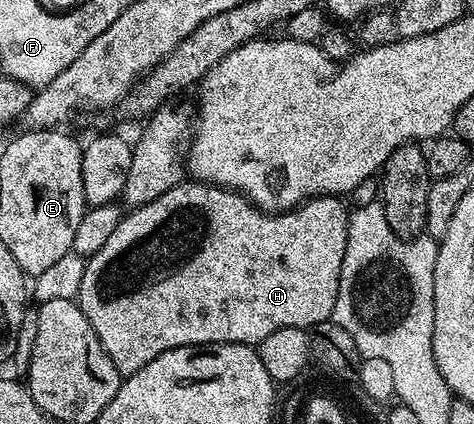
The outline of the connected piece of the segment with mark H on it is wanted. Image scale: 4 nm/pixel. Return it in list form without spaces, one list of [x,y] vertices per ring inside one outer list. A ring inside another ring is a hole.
[[[183,179],[176,187],[172,187],[168,191],[164,191],[164,195],[160,195],[156,199],[152,199],[150,203],[144,203],[138,209],[130,209],[123,216],[122,222],[116,227],[116,231],[112,231],[114,237],[166,237],[166,241],[146,241],[146,245],[142,245],[142,249],[158,249],[158,253],[186,253],[186,245],[190,245],[190,253],[194,253],[194,261],[186,261],[186,269],[182,269],[182,273],[174,273],[174,277],[170,277],[170,281],[162,281],[162,285],[150,285],[150,289],[142,289],[142,293],[134,293],[134,297],[122,297],[122,257],[91,257],[86,261],[86,270],[83,279],[80,282],[80,289],[76,298],[79,307],[84,311],[84,315],[88,319],[88,323],[92,323],[92,331],[96,331],[96,335],[100,339],[100,343],[104,347],[104,351],[108,351],[108,359],[112,359],[112,363],[116,367],[116,371],[122,374],[123,378],[128,378],[136,371],[140,371],[140,367],[144,367],[148,363],[152,363],[152,359],[156,359],[164,351],[175,349],[176,347],[184,347],[185,345],[211,345],[212,343],[232,343],[233,345],[249,345],[257,347],[264,339],[268,339],[268,335],[272,335],[272,331],[280,331],[284,327],[296,327],[297,329],[309,330],[311,325],[320,323],[321,321],[331,320],[334,316],[334,308],[336,307],[336,295],[340,287],[340,267],[348,259],[346,253],[346,244],[352,241],[352,233],[350,237],[350,221],[346,218],[346,209],[341,205],[337,196],[329,197],[311,197],[308,201],[303,201],[294,209],[287,209],[284,213],[267,213],[264,209],[259,209],[248,198],[242,196],[241,193],[235,193],[233,189],[222,189],[218,185],[208,185],[204,181],[197,179]]]

